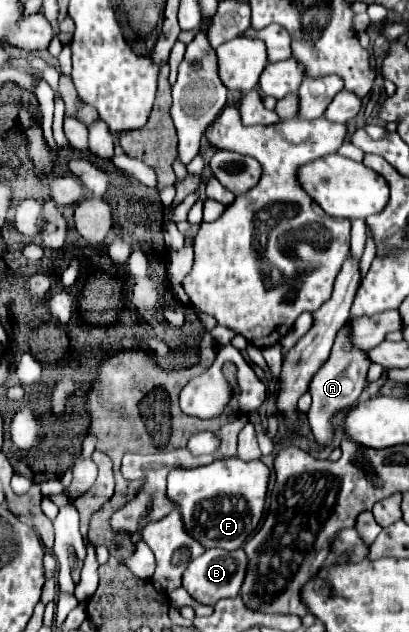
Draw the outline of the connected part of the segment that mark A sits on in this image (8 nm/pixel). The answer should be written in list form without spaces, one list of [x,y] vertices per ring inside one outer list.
[[[340,329],[334,349],[326,361],[326,365],[322,365],[316,375],[310,381],[310,395],[312,395],[312,405],[308,409],[308,421],[312,427],[312,433],[316,437],[318,443],[328,445],[332,441],[332,415],[354,405],[362,393],[362,389],[366,387],[366,371],[370,367],[370,361],[366,361],[366,353],[360,349],[350,349],[350,341],[348,341],[348,329]]]

